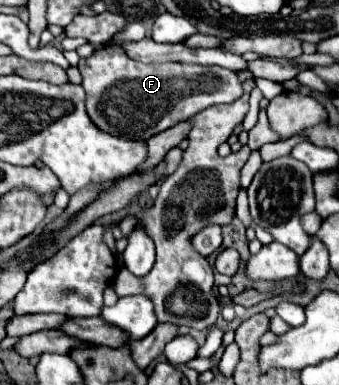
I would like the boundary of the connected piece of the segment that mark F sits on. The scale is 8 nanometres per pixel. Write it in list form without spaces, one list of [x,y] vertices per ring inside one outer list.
[[[104,46],[94,52],[90,58],[82,58],[78,64],[82,74],[82,86],[86,92],[86,112],[90,120],[102,130],[112,136],[124,140],[148,140],[154,134],[168,130],[170,126],[188,120],[190,116],[202,112],[212,104],[230,104],[238,100],[244,90],[238,74],[220,66],[190,66],[190,64],[144,64],[136,62],[126,56],[120,46]]]

